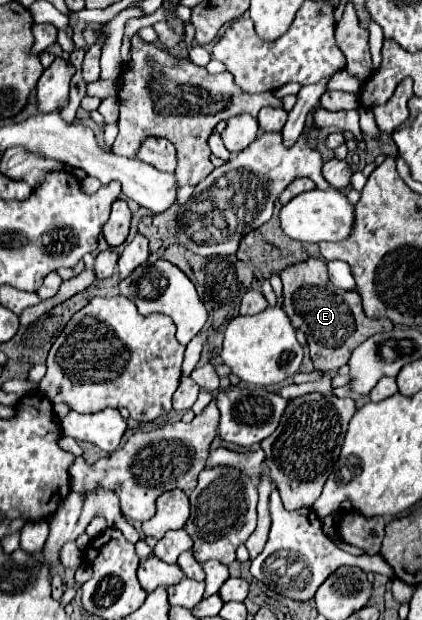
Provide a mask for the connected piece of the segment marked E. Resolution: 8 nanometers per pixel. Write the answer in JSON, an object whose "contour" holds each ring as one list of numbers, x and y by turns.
{"contour":[[306,259,280,271,282,279,282,311,292,321,292,327,302,331,308,339,314,369,334,373,348,363,352,347,360,345,374,333,392,331,388,319,368,319,362,311,356,291,340,291,328,279,326,263,322,259]]}

